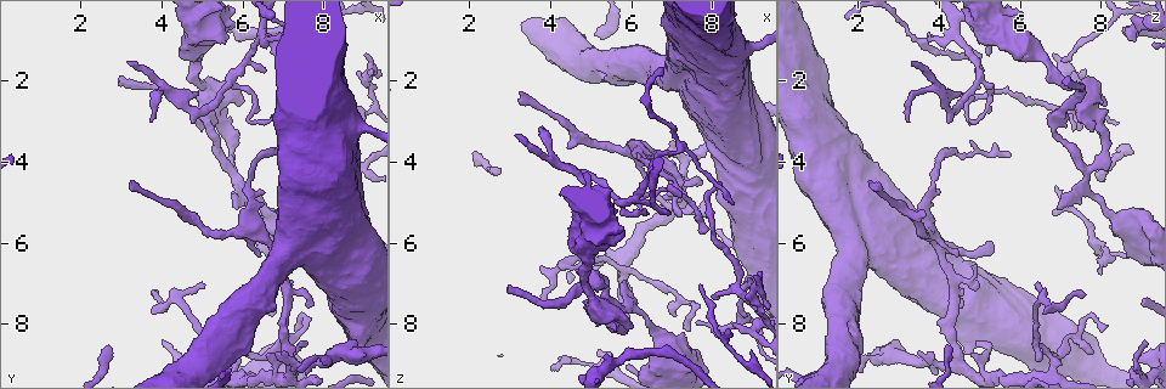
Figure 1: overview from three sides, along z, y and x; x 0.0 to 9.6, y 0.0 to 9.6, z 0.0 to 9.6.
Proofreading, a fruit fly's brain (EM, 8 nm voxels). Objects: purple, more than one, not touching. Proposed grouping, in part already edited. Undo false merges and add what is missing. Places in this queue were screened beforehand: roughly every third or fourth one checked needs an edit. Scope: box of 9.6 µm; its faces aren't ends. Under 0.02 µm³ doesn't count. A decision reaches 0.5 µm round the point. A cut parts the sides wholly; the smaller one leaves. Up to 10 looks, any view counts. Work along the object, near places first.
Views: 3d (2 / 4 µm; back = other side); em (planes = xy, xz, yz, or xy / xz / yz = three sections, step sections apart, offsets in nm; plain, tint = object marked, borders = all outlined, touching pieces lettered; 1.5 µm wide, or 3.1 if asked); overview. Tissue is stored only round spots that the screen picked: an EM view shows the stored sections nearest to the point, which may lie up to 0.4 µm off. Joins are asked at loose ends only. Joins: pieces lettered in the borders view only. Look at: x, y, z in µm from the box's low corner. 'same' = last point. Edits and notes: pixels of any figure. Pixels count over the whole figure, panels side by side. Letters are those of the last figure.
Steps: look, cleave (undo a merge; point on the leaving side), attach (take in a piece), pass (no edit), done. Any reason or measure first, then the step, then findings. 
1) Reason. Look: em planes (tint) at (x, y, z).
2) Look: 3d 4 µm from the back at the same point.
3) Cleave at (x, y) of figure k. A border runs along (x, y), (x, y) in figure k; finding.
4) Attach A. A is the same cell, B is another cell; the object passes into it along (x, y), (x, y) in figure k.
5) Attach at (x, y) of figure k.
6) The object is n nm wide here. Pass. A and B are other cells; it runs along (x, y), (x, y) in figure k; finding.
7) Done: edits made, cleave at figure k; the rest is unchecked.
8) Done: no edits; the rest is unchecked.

An open end. Look: em yz step 4 (tint) at (6.55, 1.75, 5.05).

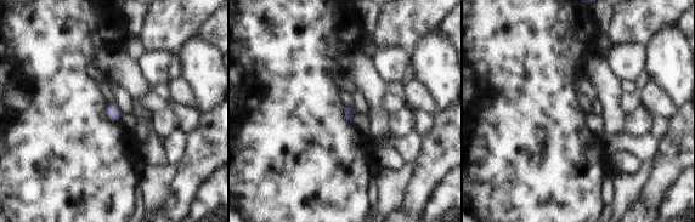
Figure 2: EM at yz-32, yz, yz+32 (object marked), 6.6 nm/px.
Another direction. Look: em planes (borders) at the same point.

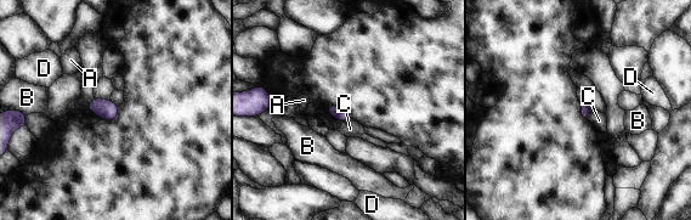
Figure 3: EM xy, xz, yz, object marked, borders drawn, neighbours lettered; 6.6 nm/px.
Pass. A, B, C and D are other cells; a border runs along (351, 118), (343, 123) in figure 3; none of them fits.

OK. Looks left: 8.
Branch stops here. Look: em xz step 8 (borders) at (3.75, 3.05, 3.20).

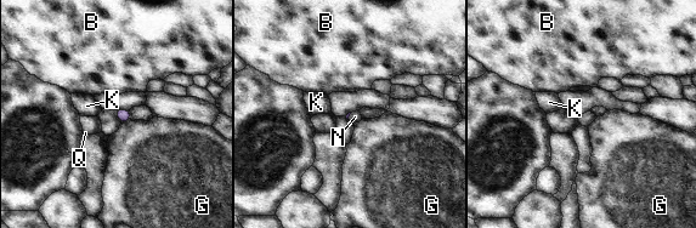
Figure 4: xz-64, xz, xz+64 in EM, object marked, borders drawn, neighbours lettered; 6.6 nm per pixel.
Cut it another way. Look: em planes (borders) at the same point.

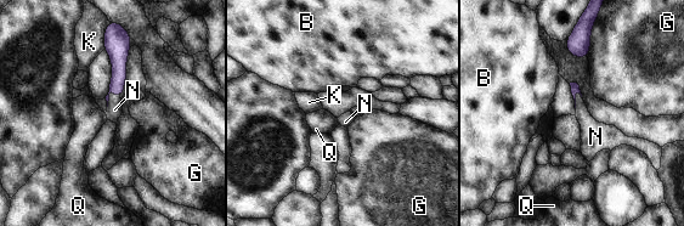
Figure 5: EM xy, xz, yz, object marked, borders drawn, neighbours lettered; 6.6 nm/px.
Attach at (114, 109) of figure 5. N is the same cell, B, G, K and Q are other cells; the object passes into it along (118, 63), (108, 100), (114, 109) in figure 5; it goes on there.

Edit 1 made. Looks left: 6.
See it whole again. Look: overview.

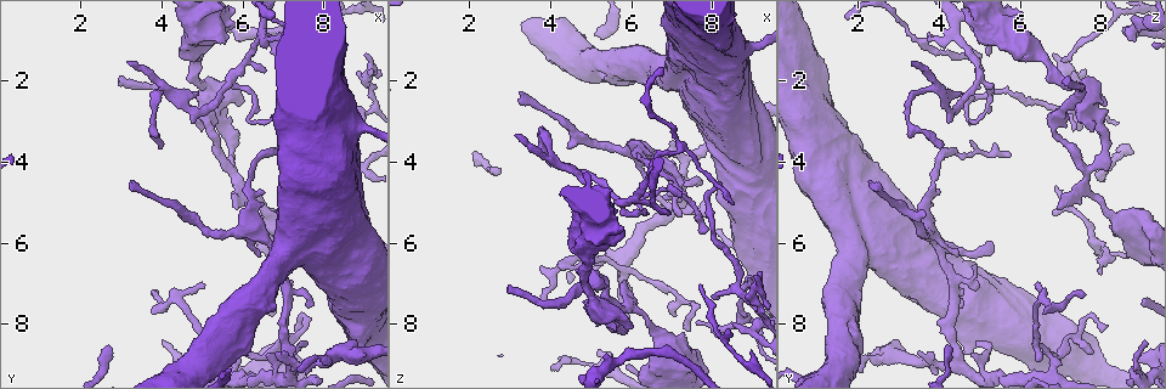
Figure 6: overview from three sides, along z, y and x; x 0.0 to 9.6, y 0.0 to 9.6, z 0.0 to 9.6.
Branch stops here. Look: em planes (borders) at (7.85, 6.50, 9.10).

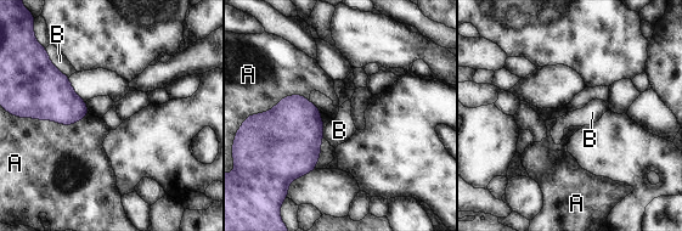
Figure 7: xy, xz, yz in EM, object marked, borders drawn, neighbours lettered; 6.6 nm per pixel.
The longest contact is with A, 600 nm. Pass. A and B are other cells; a border runs along (0, 105), (62, 124), (88, 116) in figure 7; no lettered piece goes on from it.

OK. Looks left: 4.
Done: edits made, attach at figure 5; the rest is unchecked.

